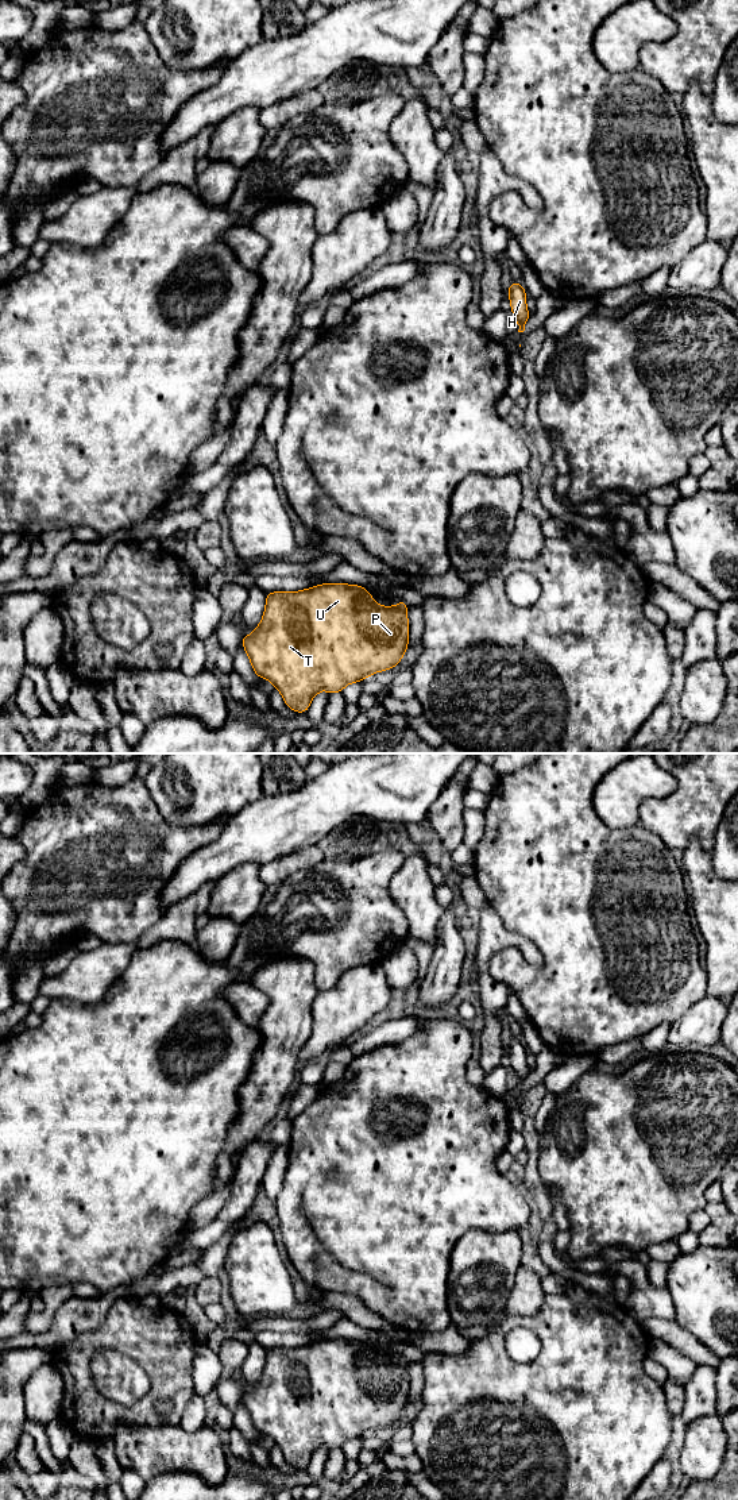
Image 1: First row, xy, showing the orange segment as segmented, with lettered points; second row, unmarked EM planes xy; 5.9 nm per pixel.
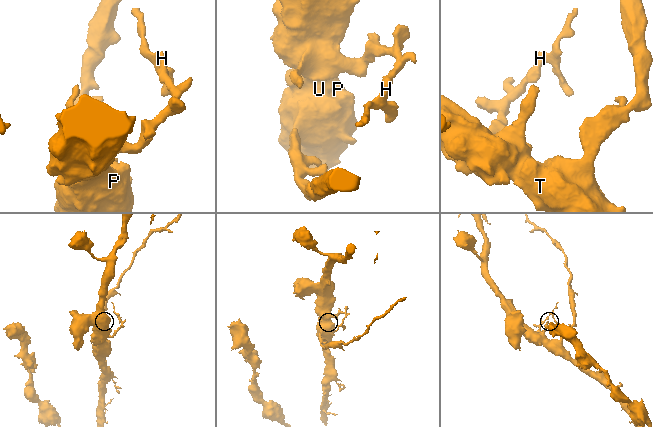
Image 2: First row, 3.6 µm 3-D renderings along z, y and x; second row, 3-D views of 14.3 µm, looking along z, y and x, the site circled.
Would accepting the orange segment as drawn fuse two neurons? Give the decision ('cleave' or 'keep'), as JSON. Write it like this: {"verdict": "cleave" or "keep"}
{"verdict": "keep"}

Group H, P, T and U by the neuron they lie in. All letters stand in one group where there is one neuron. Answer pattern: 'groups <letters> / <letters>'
groups H P T U

